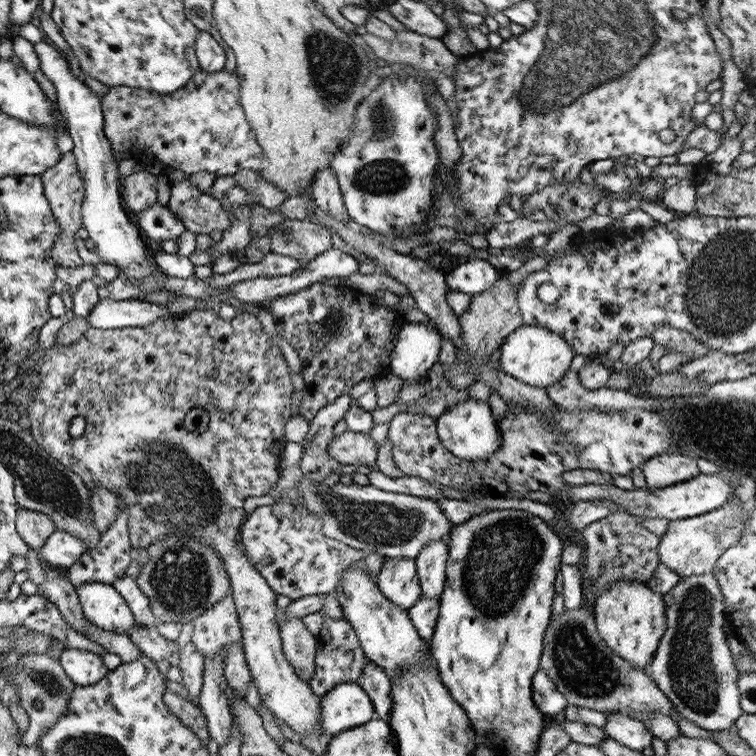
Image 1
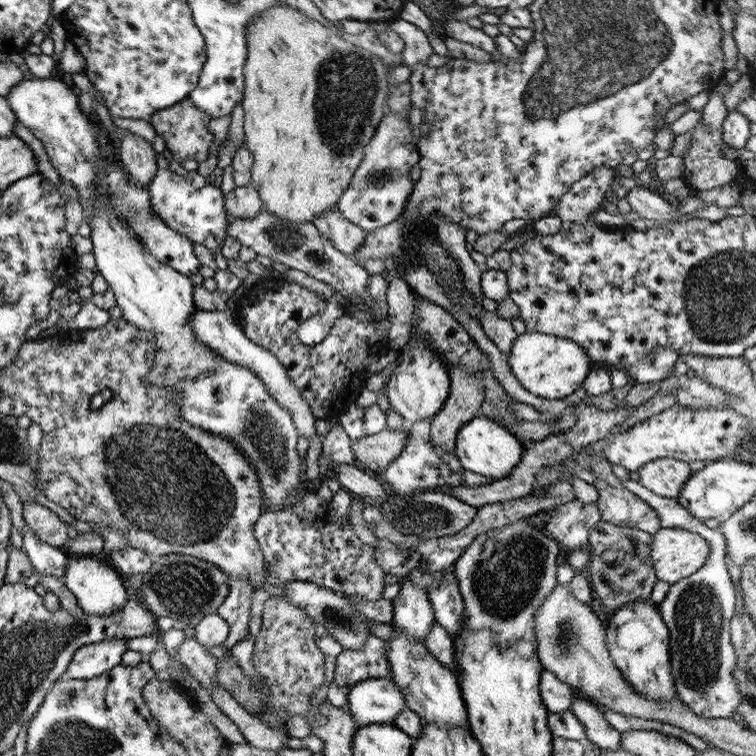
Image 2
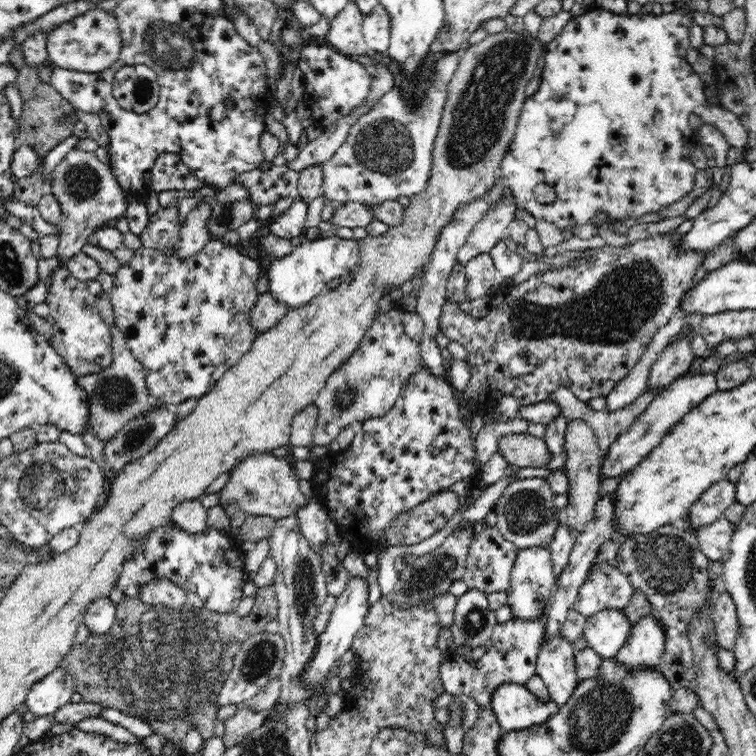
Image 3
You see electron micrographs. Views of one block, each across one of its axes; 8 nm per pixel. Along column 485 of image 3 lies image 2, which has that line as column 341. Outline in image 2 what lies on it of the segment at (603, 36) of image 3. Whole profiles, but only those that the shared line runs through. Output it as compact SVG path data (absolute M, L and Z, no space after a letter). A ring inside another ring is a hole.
M386 110L371 140L361 148L361 162L335 204L345 220L367 233L389 224L402 213L412 192L419 162L417 144L411 143L411 140L408 118Z

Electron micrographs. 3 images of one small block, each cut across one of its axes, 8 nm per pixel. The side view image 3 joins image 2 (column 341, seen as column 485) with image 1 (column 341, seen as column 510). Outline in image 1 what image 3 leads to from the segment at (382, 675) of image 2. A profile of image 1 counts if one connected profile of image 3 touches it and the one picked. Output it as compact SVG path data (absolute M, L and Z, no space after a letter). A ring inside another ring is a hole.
M323 613L322 627L316 637L314 671L306 683L317 696L324 695L336 684L355 683L368 658L360 647L353 627L345 619L331 619Z

